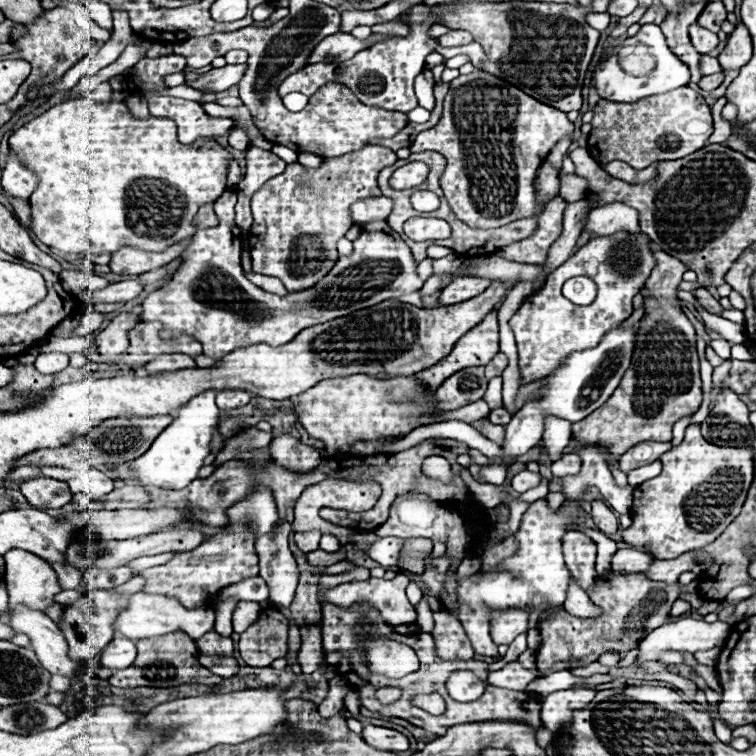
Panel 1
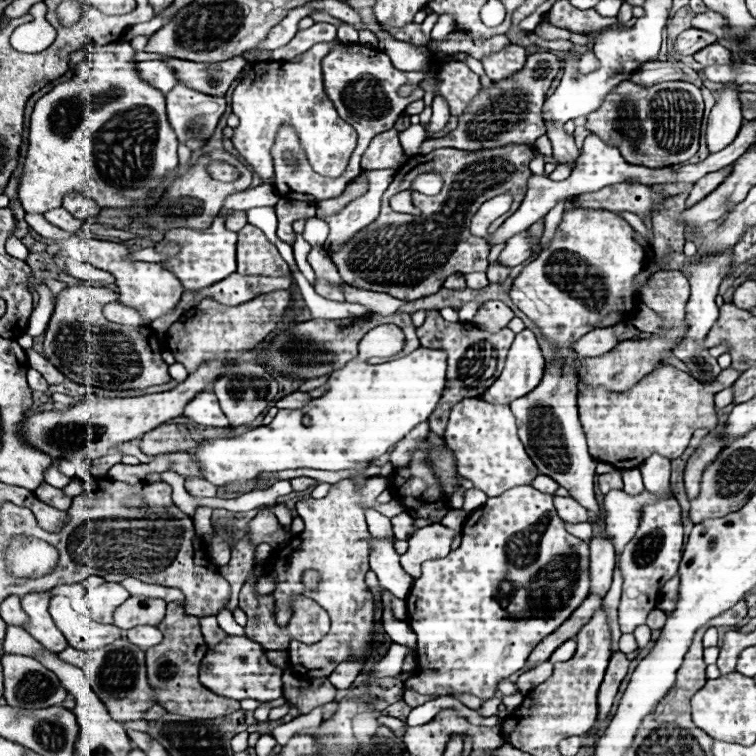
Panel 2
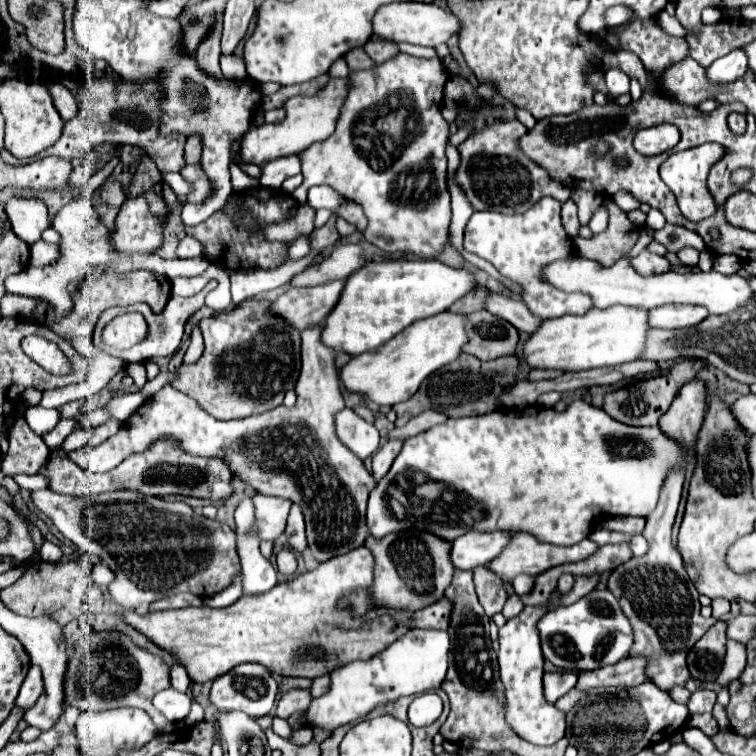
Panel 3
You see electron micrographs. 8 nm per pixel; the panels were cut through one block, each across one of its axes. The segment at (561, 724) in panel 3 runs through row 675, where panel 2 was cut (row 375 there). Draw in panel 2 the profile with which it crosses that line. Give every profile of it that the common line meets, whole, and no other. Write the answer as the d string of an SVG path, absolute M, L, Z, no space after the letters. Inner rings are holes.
M522 330L508 352L506 366L500 378L486 390L482 400L492 404L510 404L516 398L532 392L544 374L544 356L534 332Z

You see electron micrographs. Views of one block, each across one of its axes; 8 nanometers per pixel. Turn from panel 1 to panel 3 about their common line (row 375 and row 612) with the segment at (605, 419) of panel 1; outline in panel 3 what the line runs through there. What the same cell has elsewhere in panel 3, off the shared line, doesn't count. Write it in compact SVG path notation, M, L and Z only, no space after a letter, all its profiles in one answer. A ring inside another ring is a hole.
M674 472L666 478L660 502L656 510L646 518L646 528L642 536L650 542L648 552L642 558L630 558L618 566L608 578L608 590L618 598L624 614L634 628L634 648L630 654L646 656L648 678L658 688L672 688L674 684L684 684L688 678L686 656L688 650L698 642L714 620L700 616L700 600L694 582L688 578L678 550L672 546L670 534L680 504L684 484L684 472Z

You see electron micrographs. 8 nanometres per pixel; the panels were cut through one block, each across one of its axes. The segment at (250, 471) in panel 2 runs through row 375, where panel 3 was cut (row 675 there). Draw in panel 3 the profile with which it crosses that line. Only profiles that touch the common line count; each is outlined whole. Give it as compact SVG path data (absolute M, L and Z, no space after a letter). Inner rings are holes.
M408 630L400 640L390 644L378 656L368 662L352 662L330 674L332 688L318 700L312 700L308 708L308 722L312 728L320 726L326 732L332 732L338 726L344 726L352 720L366 716L374 706L400 696L422 694L428 690L440 688L446 678L450 652L450 634L444 630Z

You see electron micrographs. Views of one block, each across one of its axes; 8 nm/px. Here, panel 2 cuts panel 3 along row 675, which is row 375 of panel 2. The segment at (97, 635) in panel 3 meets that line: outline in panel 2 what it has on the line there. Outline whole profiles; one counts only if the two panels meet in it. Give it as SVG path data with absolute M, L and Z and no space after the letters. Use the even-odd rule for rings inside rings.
M90 284L64 288L58 294L58 306L46 328L46 358L62 368L72 382L106 390L134 390L170 382L168 364L160 358L158 338L152 328L130 330L130 326L114 326L112 322L106 322L102 308L114 300L116 292L108 288Z

